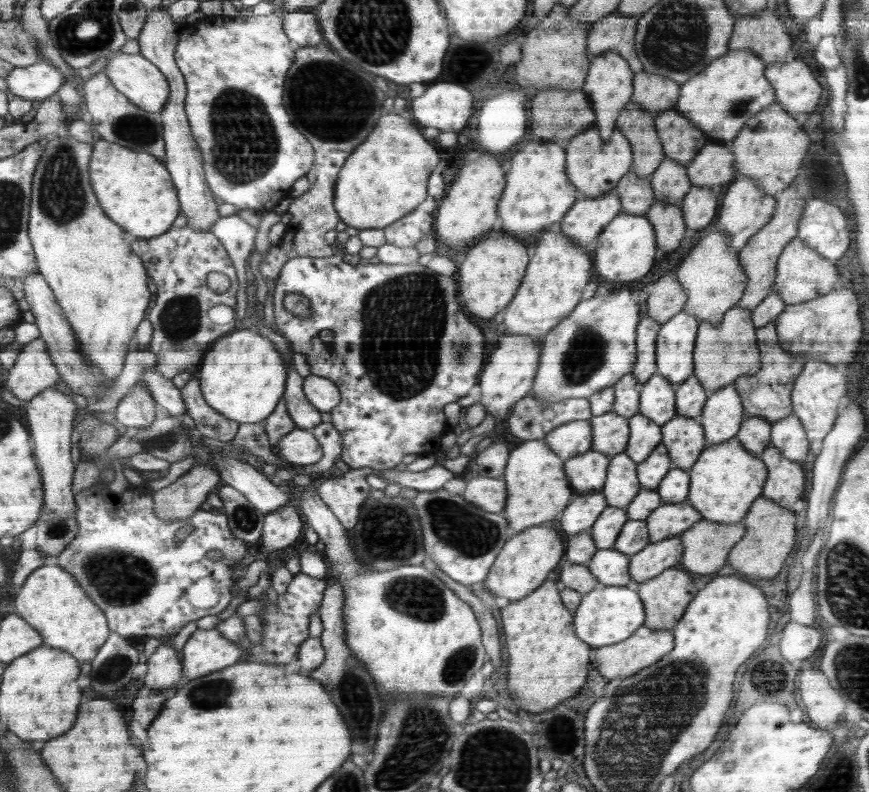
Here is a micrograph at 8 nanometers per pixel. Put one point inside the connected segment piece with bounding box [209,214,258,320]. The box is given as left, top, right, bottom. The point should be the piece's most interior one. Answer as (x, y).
(238, 237)

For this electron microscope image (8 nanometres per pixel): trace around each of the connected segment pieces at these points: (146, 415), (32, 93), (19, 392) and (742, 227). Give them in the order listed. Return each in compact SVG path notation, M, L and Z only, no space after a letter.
M137 382L113 410L114 418L128 429L146 429L155 420L156 401L144 382Z
M42 61L24 68L15 67L6 77L6 88L12 97L37 103L56 94L68 78L58 66Z
M39 336L22 349L2 388L9 389L24 406L28 406L37 394L54 387L58 378L56 365L48 354L46 343Z
M737 175L722 200L722 208L718 216L718 232L725 232L730 237L729 246L739 252L747 245L750 238L754 237L774 214L777 202L773 196L766 194L757 180L750 176Z

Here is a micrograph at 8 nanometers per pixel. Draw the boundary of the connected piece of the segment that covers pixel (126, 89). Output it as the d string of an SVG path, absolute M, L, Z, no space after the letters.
M117 51L114 53L115 56L113 53L110 54L112 57L108 59L108 63L102 72L106 72L109 81L118 91L125 94L131 103L142 107L142 110L146 110L146 112L160 114L166 103L169 102L169 82L162 74L161 69L139 52L120 53Z

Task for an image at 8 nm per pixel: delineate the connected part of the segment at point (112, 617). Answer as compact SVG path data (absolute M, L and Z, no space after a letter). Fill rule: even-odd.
M99 480L96 484L84 491L77 493L77 503L78 503L78 512L75 514L76 520L78 521L78 532L77 535L73 537L72 542L58 555L58 566L62 569L70 571L70 574L73 574L73 577L77 579L81 587L86 591L86 594L89 595L91 599L103 611L105 611L106 616L108 617L109 629L113 630L114 633L121 634L125 639L128 640L128 636L169 636L172 637L174 632L180 632L180 628L188 622L194 622L199 618L204 618L204 616L210 616L210 614L218 615L221 613L228 604L230 604L230 588L234 582L232 580L232 566L236 560L240 560L246 552L246 546L244 546L244 541L236 538L232 531L230 530L229 524L227 523L226 513L219 510L211 510L210 507L199 508L190 518L183 518L182 520L173 520L169 522L169 519L161 518L155 511L154 498L148 500L148 494L146 498L138 500L138 506L134 506L132 502L130 504L120 504L120 496L114 494L105 484L104 481ZM184 526L192 526L194 530L184 538L184 540L179 543L174 542L174 536L180 528ZM208 550L220 550L222 552L222 559L218 560L208 560L206 554ZM200 578L212 578L214 581L214 588L212 588L212 594L218 594L218 600L210 606L210 608L196 608L192 602L190 602L190 596L188 596L188 590L200 580Z

